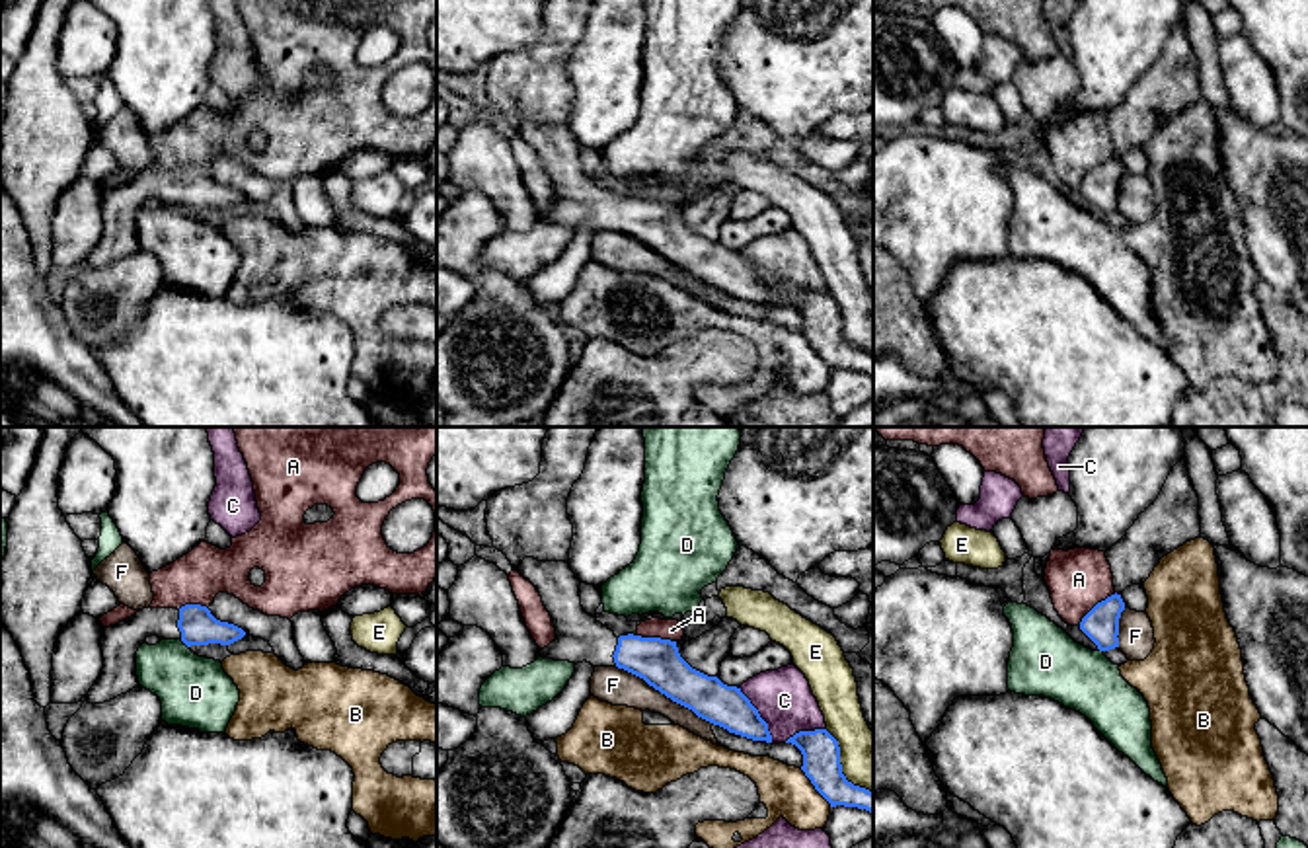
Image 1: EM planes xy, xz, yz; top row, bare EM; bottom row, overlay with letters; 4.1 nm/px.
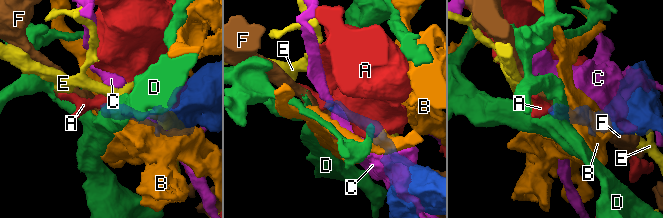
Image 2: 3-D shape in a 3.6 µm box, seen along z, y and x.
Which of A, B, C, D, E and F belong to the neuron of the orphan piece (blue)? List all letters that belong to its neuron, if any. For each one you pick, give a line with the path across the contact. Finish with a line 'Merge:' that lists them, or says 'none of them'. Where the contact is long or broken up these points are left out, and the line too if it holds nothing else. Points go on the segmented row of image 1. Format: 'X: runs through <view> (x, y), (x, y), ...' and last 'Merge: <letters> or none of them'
Merge: none of them

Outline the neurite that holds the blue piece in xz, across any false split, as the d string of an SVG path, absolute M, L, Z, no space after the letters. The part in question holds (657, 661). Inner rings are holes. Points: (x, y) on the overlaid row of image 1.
M524 558L519 573L536 587L556 628L556 639L540 649L540 657L624 669L698 717L729 733L772 743L768 723L741 688L692 669L676 641L634 634L616 637L587 614L579 597L581 581L569 563Z

